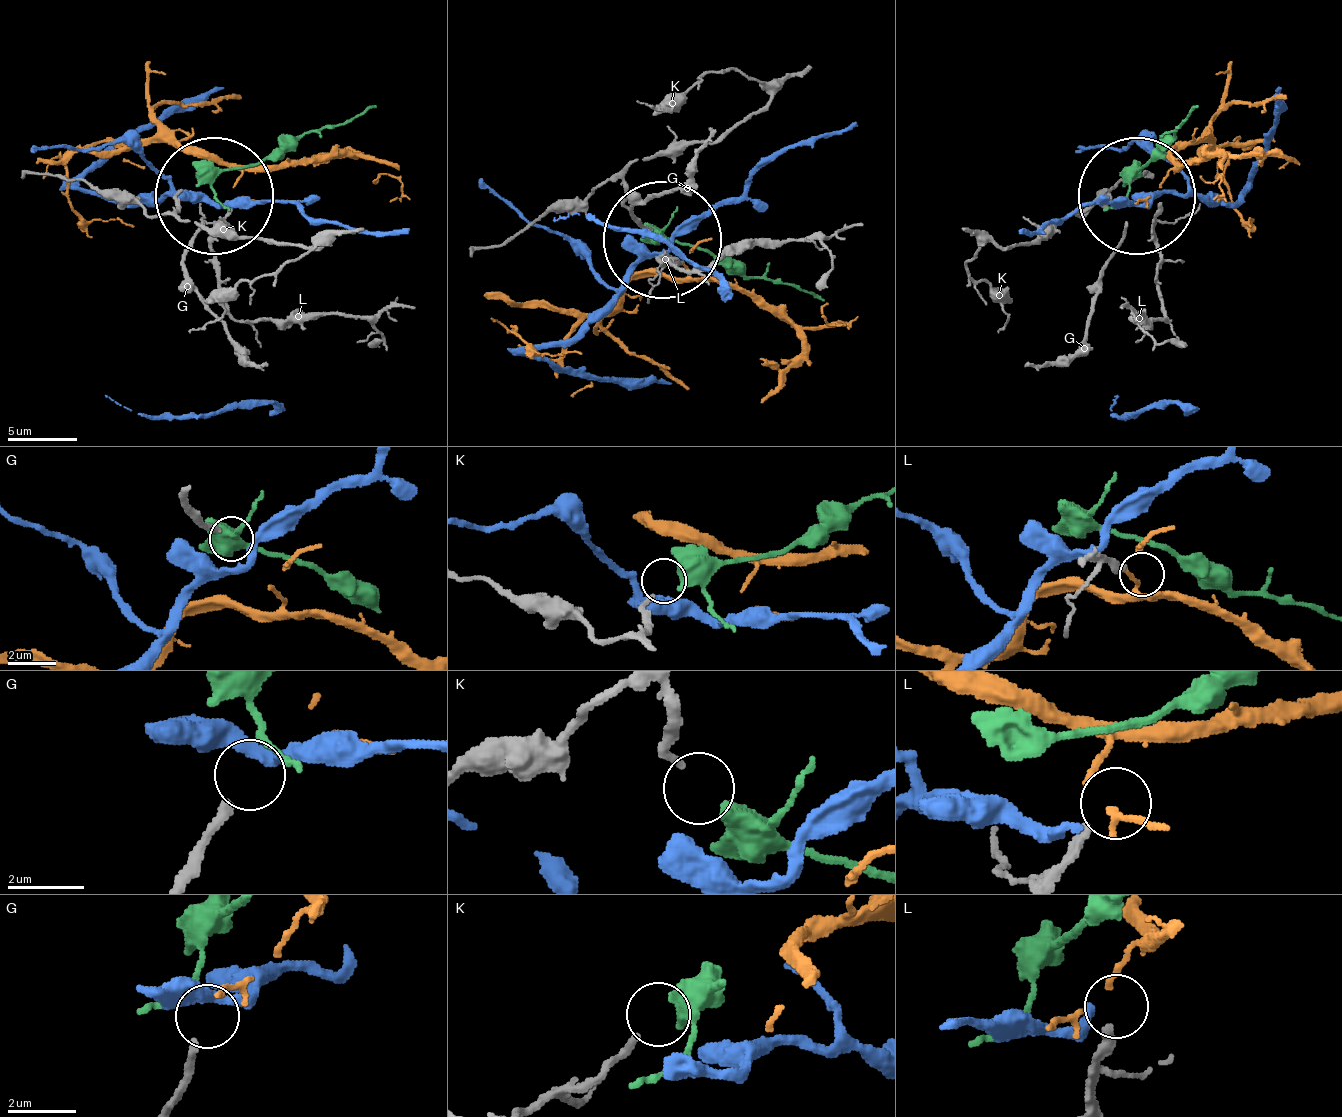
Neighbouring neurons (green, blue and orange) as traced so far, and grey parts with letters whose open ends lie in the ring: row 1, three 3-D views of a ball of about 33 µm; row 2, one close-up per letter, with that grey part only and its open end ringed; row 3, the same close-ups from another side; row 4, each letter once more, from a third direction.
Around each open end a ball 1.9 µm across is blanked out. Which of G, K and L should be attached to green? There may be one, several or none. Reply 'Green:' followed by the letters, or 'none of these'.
Green: K

